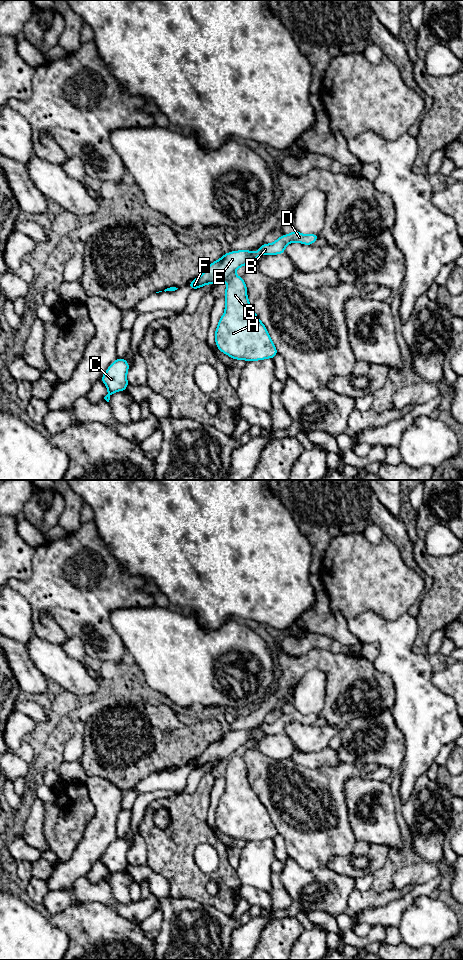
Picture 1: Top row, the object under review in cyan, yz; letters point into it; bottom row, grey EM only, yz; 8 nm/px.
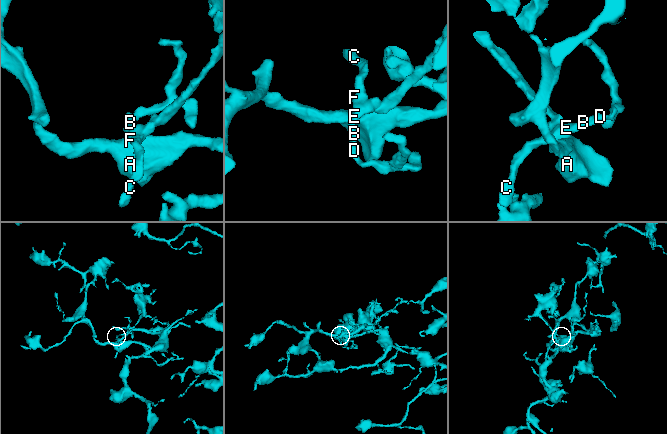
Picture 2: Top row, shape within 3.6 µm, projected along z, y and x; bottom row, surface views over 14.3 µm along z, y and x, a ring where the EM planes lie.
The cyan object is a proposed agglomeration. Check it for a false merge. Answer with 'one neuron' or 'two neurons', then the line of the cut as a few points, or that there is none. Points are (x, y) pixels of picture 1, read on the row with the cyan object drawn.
two neurons | yz (233, 274), (226, 279)

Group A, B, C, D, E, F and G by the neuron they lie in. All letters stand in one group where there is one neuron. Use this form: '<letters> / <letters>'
A G / B C D E F

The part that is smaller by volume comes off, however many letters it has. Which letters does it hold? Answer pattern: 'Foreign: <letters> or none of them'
Foreign: B, C, D, E, F

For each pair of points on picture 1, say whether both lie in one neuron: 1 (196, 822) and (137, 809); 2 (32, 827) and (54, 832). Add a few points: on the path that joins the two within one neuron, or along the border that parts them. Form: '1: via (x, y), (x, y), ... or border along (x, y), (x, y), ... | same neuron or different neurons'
1: border along (163, 797), (148, 804), (139, 823), (140, 834) | different neurons
2: border along (44, 806), (43, 835), (51, 849) | different neurons

